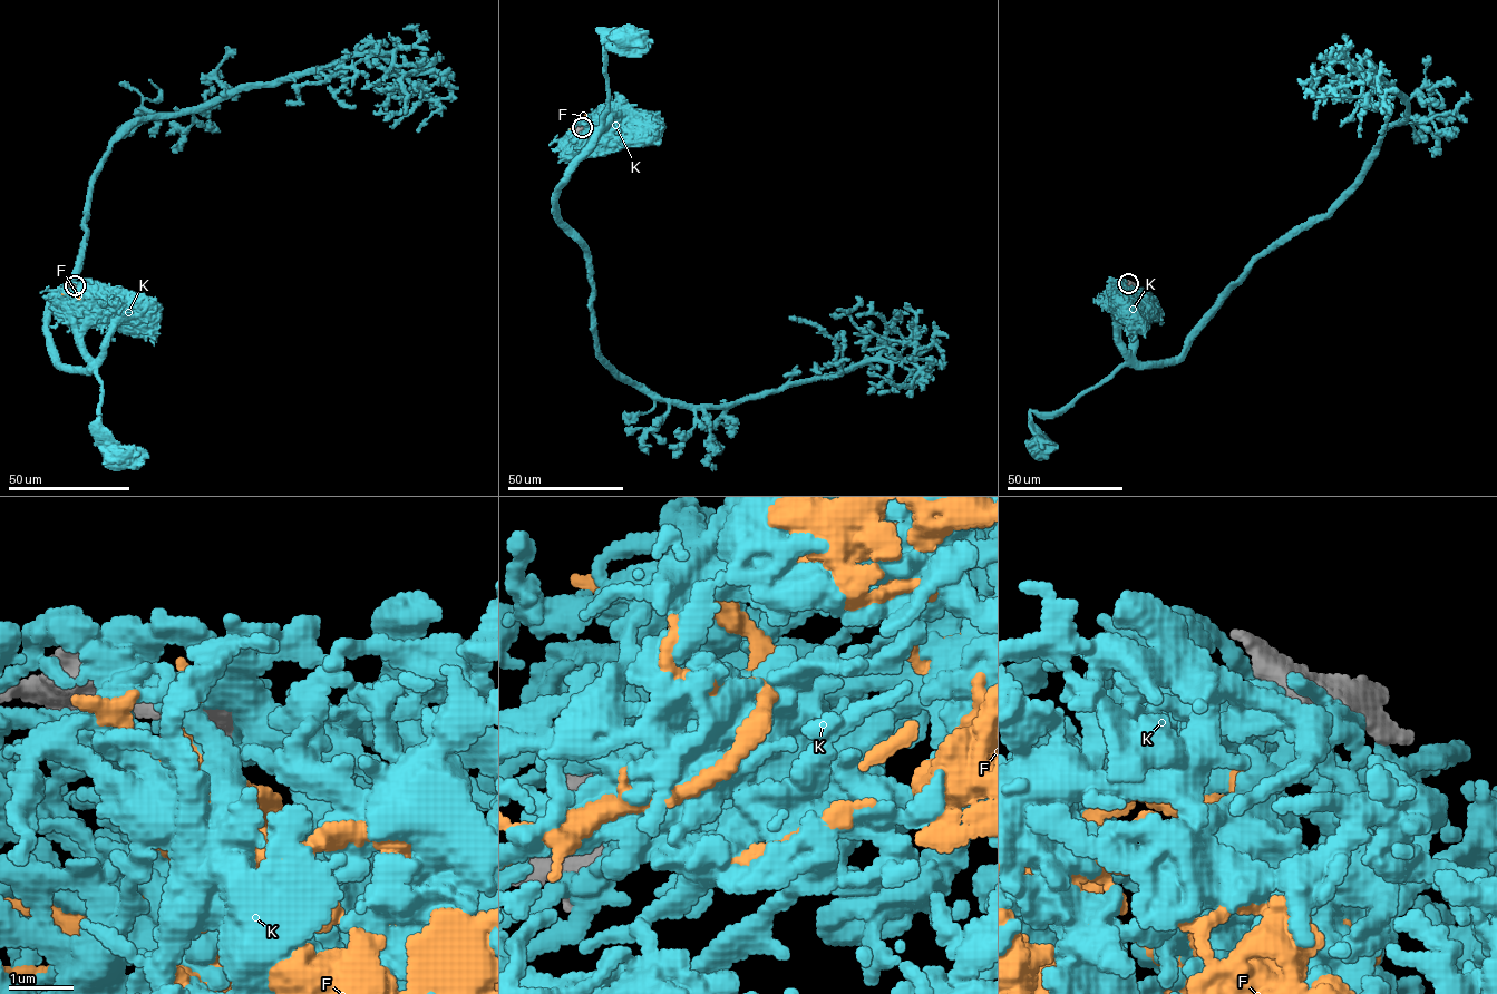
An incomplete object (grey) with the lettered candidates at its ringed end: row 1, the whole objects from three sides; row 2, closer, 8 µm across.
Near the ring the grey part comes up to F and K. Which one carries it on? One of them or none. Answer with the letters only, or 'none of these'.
K

